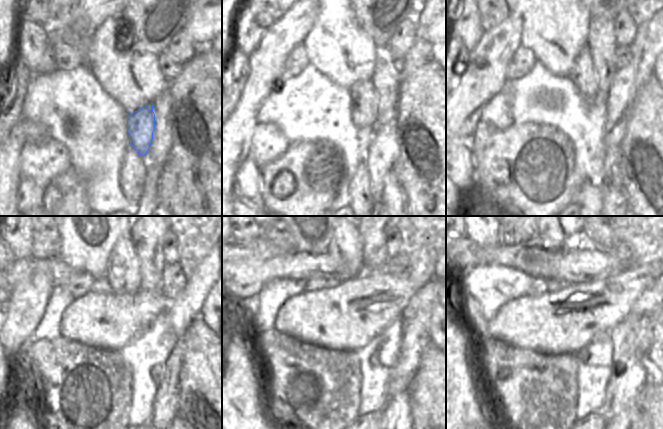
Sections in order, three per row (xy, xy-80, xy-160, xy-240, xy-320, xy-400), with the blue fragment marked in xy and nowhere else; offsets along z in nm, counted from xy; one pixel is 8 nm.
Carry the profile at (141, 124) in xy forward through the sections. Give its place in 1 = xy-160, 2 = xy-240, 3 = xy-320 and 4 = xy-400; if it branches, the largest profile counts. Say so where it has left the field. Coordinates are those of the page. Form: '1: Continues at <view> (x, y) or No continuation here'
1: Continues at xy-160 (583, 76)
2: Continues at xy-240 (122, 274)
3: Continues at xy-320 (346, 248)
4: Continues at xy-400 (553, 237).

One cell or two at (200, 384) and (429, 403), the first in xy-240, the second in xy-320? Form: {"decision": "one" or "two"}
{"decision": "one"}

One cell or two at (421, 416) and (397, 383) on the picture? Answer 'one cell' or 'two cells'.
two cells

